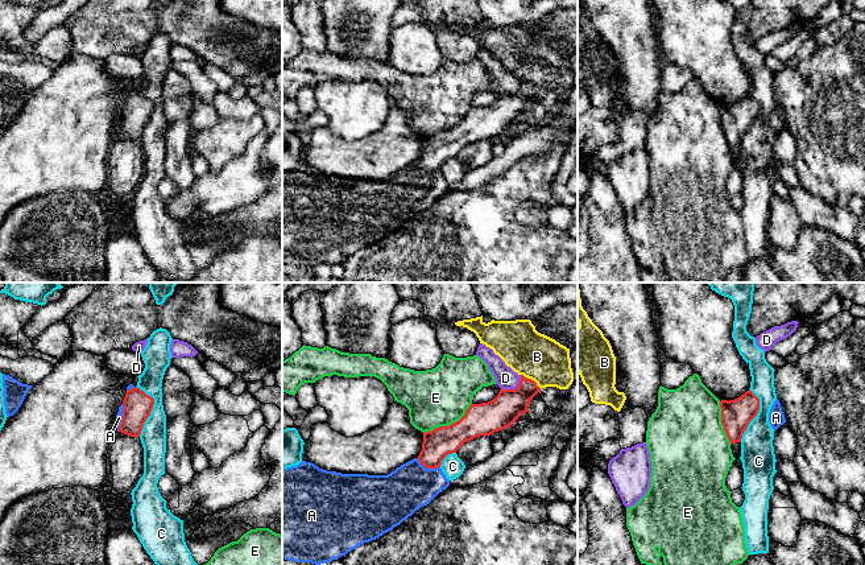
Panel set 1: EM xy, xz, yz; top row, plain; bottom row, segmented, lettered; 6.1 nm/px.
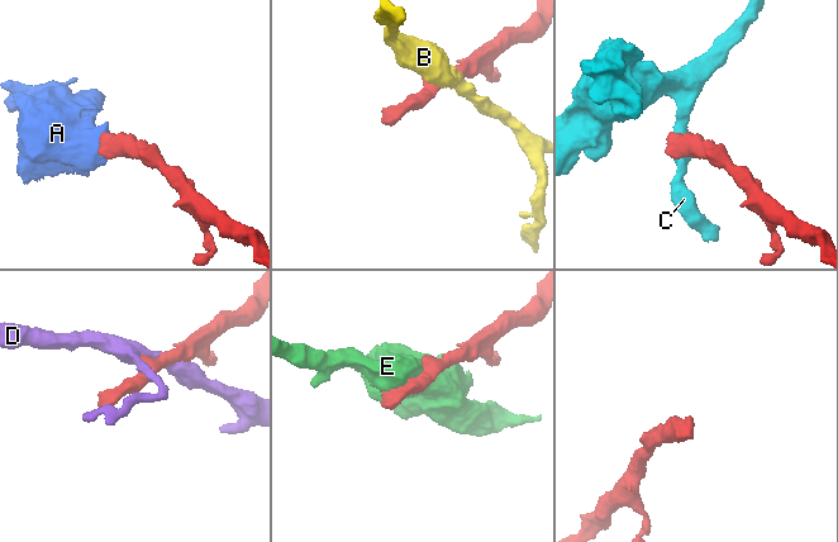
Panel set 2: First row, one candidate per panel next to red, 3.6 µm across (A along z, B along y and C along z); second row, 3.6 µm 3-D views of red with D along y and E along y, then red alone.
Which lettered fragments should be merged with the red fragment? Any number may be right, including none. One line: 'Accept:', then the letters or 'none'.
Accept: A

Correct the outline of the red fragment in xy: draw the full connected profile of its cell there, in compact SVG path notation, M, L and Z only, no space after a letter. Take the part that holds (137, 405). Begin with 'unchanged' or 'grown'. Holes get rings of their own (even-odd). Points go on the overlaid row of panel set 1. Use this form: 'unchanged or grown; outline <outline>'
grown; outline M129 384L123 404L116 415L116 428L131 437L140 437L142 426L154 405L154 399Z

